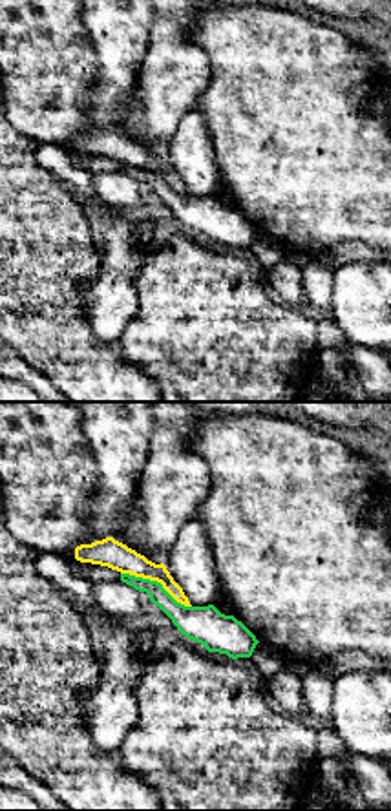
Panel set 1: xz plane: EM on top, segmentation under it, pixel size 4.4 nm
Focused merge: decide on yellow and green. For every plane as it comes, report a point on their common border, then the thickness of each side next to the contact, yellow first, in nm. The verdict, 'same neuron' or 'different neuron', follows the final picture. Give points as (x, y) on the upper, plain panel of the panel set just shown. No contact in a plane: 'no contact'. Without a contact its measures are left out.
contact (156, 170); calibres 130 and 140 nm

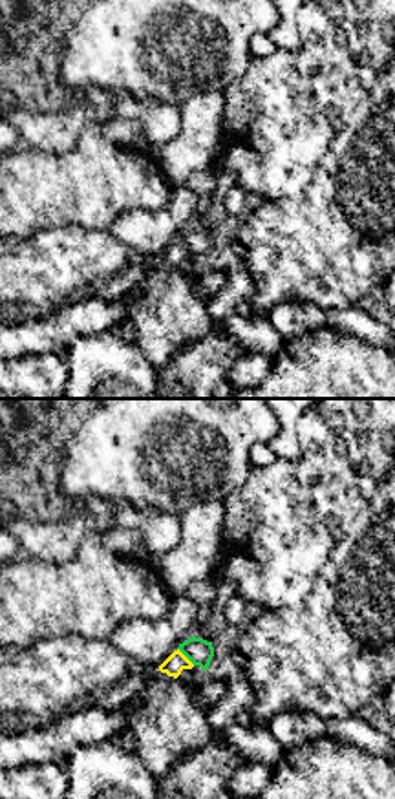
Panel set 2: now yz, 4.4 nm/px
contact (185, 247); calibres 90 and 120 nm

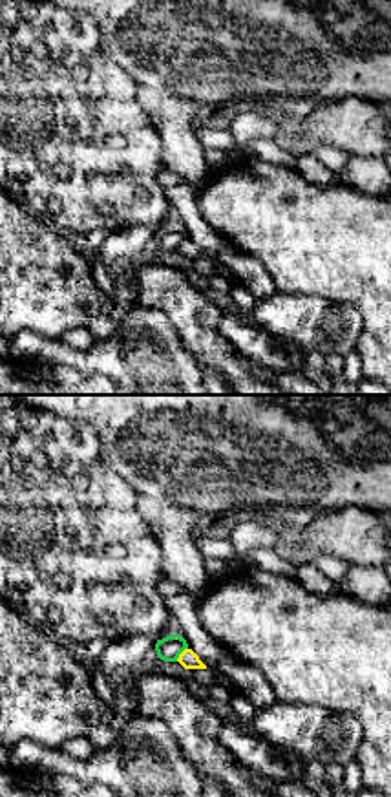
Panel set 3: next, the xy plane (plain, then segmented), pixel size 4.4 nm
contact (179, 245); calibres 80 and 110 nm

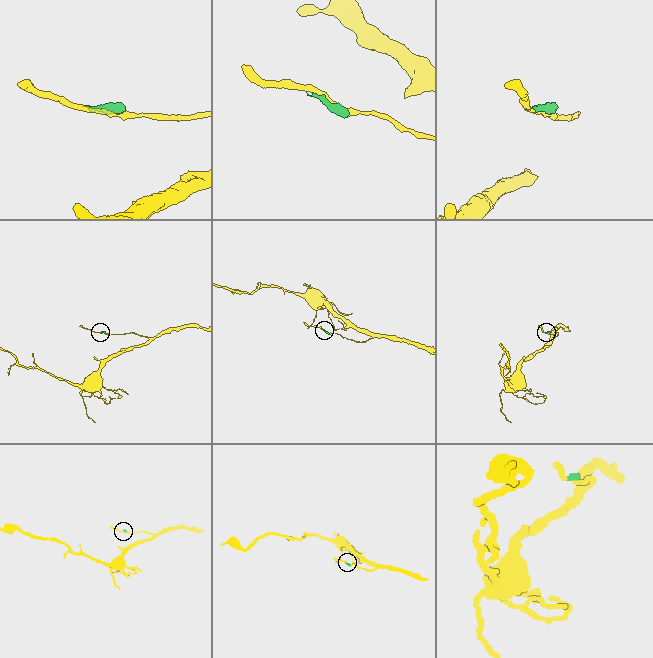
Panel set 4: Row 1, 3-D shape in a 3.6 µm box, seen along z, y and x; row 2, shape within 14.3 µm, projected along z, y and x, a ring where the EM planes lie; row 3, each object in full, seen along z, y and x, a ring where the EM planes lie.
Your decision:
different neuron

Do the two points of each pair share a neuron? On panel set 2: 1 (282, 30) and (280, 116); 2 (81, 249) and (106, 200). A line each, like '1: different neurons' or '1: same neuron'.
1: different neurons
2: different neurons

